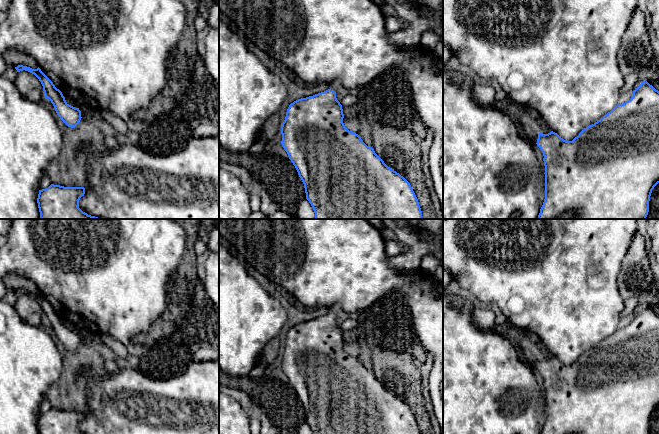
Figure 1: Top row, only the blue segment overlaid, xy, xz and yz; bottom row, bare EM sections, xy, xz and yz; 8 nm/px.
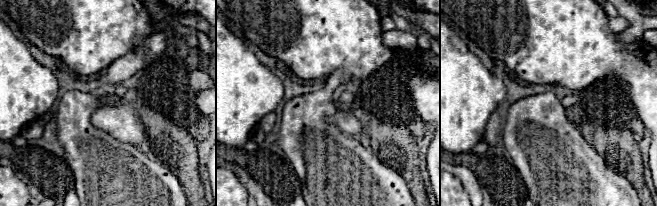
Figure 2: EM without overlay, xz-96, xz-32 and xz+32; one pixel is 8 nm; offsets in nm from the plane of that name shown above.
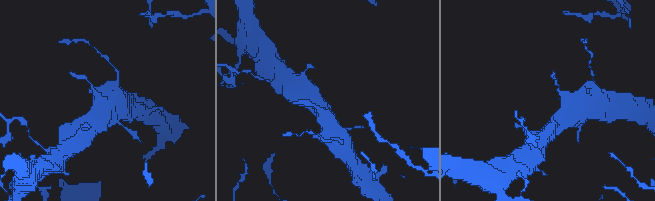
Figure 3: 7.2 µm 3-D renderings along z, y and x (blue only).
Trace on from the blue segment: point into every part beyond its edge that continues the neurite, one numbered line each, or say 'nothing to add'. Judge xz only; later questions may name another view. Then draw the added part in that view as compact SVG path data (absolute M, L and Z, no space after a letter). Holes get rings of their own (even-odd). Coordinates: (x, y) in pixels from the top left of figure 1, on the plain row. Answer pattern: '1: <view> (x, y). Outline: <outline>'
1: xz (334, 309). Outline: M335 304L335 305L332 305L330 308L329 308L329 313L333 314L333 315L337 315L339 312L341 312L341 306L339 304Z

